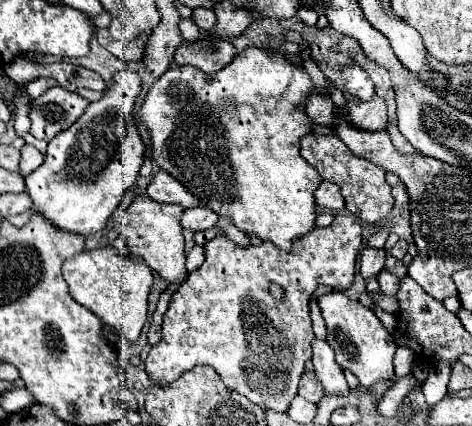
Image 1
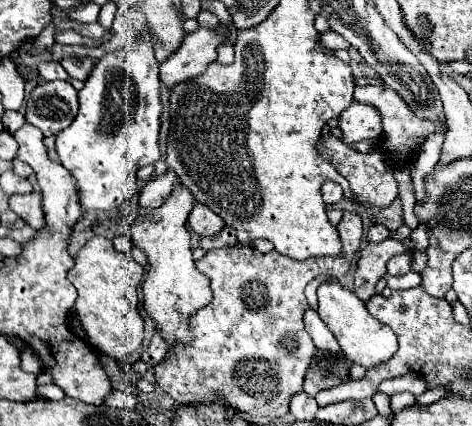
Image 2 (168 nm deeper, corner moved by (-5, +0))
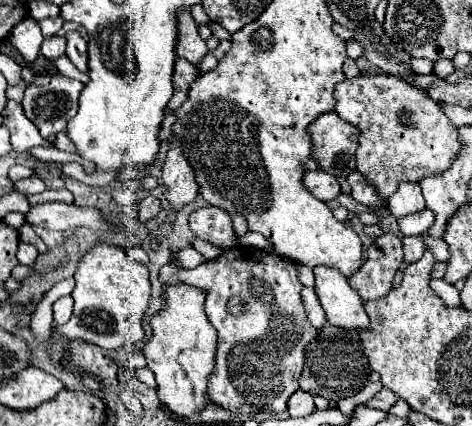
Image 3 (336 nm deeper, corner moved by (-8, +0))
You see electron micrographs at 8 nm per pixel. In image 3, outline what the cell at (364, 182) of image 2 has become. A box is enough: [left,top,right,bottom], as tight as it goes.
[348,169,378,207]

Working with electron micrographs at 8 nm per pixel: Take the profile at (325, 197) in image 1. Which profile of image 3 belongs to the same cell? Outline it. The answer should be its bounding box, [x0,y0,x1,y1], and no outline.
[304,169,340,201]

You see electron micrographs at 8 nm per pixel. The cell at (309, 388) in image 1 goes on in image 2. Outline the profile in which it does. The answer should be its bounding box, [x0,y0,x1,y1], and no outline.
[303,351,349,397]

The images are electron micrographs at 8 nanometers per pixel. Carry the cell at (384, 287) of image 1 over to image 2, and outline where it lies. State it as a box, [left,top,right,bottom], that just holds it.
[387,251,413,275]

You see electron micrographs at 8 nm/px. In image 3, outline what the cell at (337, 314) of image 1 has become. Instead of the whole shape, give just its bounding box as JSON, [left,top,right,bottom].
[314,267,370,331]

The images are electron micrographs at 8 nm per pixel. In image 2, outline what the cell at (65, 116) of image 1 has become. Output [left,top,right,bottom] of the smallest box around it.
[25,81,77,137]

